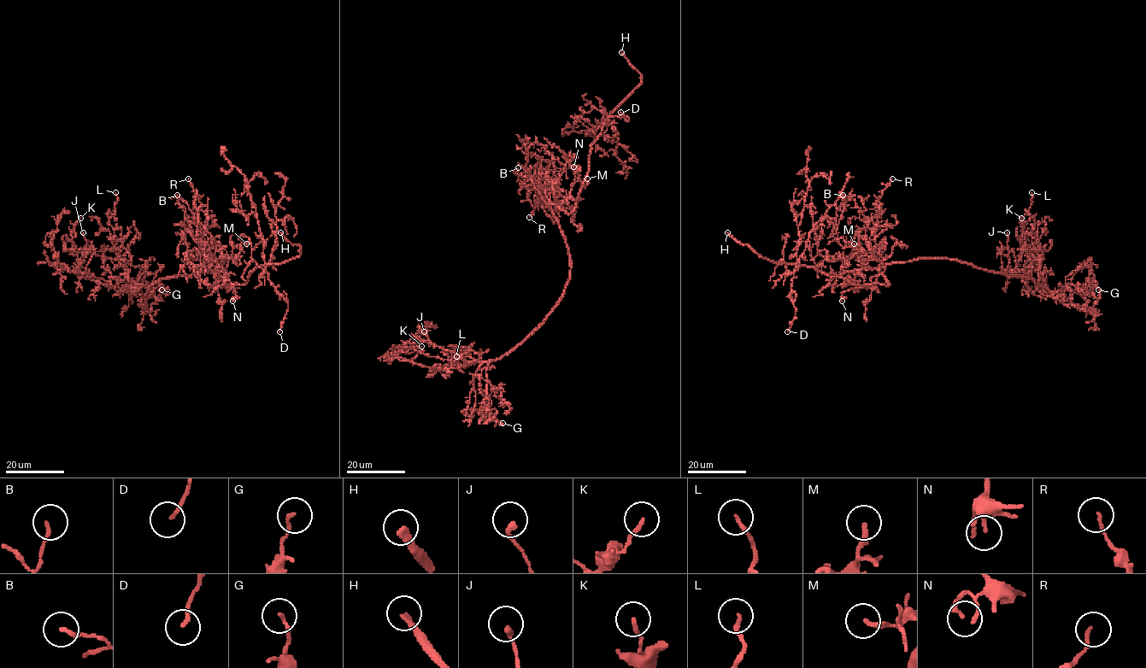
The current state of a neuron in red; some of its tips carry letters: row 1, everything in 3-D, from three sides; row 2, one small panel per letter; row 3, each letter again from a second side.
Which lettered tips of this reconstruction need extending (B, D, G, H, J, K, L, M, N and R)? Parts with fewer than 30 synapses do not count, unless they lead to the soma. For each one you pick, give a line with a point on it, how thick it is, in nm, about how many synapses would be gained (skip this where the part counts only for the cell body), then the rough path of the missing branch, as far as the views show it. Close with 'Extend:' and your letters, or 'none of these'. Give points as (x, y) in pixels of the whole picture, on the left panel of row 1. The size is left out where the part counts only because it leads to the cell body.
H: (280, 232) | 280 nm | (280, 232), (268, 226), (253, 208), (234, 194), (226, 153)
Extend: H

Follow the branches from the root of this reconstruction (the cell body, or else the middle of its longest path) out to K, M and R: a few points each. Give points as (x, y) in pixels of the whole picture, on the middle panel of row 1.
K: (568, 250), (570, 278), (562, 298), (535, 329), (499, 358), (460, 364), (427, 356), (412, 348), (421, 346)
M: (568, 250), (558, 220), (537, 186), (553, 160), (571, 167), (581, 185), (587, 178)
R: (568, 250), (558, 220), (548, 204), (546, 207), (539, 198), (529, 217)

